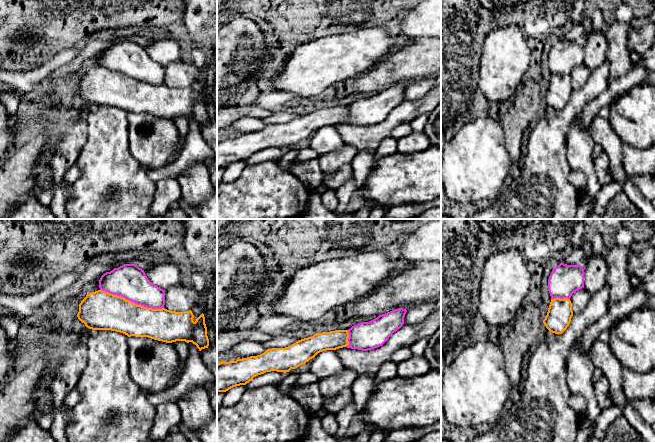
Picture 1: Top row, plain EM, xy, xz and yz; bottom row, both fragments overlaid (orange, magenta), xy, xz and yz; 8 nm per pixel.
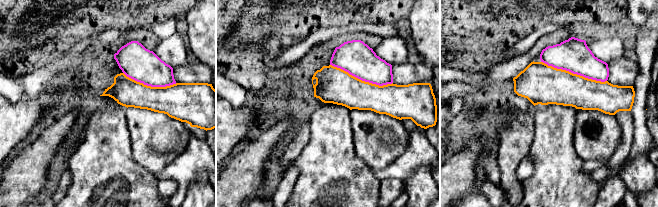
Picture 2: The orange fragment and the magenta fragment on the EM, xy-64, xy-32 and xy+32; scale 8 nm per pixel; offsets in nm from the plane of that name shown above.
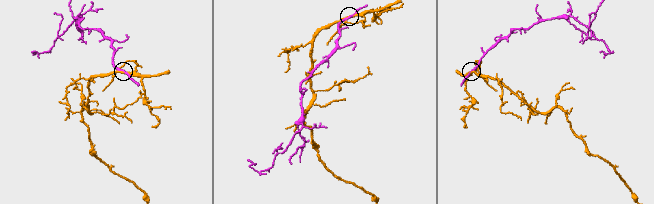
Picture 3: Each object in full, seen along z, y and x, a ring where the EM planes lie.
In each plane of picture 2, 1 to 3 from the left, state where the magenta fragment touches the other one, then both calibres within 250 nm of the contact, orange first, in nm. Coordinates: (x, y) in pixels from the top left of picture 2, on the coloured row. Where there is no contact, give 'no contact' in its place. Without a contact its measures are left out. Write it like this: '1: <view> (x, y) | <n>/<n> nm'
1: xy-64 (150, 86) | 280/280 nm
2: xy-32 (361, 80) | 280/280 nm
3: xy+32 (574, 74) | 300/260 nm

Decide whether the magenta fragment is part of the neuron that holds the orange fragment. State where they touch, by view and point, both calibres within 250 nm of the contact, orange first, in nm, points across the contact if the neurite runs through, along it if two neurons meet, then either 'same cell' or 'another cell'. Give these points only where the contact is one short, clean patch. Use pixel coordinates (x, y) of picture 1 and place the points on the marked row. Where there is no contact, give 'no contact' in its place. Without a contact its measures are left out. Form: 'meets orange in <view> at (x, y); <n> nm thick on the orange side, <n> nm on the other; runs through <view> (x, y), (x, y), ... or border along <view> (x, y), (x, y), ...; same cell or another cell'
meets orange in xy at (132, 302); 300 nm thick on the orange side, 280 nm on the other; same cell

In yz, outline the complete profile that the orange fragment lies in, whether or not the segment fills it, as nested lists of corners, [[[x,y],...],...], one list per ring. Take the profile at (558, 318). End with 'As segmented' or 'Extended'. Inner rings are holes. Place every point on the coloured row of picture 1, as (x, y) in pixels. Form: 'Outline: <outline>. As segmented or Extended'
Outline: [[[560,263],[548,279],[548,291],[551,302],[543,320],[546,328],[555,334],[562,334],[573,316],[572,294],[584,288],[584,269],[580,264],[567,265]]]. Extended

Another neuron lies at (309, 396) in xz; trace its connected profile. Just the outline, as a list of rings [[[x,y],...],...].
[[[318,383],[305,386],[294,385],[289,392],[289,396],[296,400],[309,413],[320,410],[323,406],[322,397]]]

